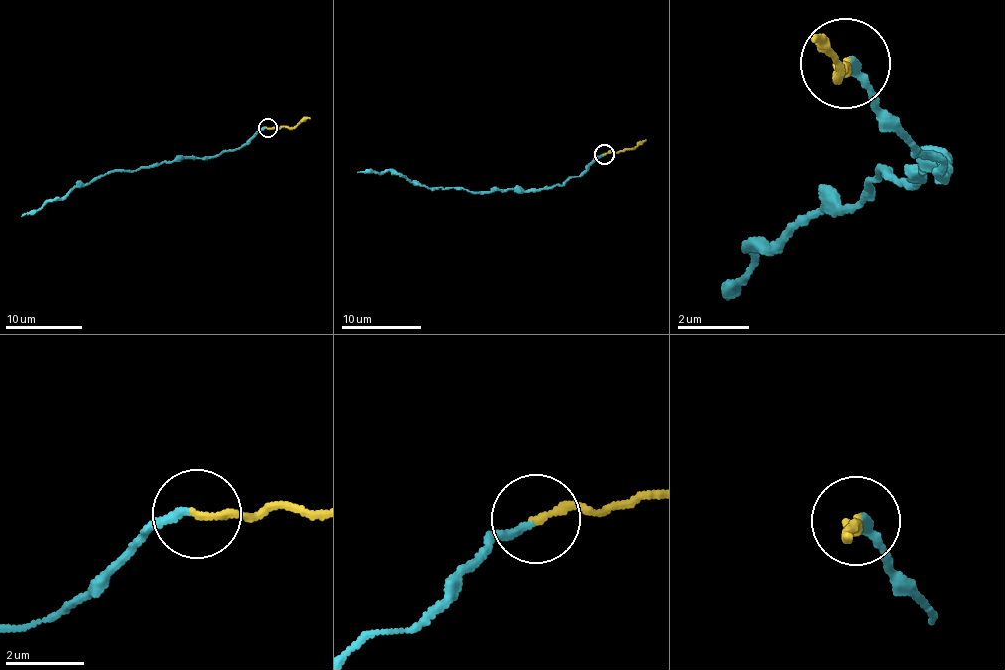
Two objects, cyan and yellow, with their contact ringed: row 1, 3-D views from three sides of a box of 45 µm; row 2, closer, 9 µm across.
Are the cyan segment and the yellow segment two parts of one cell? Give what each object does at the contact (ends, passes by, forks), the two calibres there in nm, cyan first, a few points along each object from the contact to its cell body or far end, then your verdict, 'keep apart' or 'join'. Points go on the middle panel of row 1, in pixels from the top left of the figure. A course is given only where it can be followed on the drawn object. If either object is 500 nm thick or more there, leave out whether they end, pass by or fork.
cyan ends; yellow ends; calibres 190 and 200 nm; course cyan (604, 154), (562, 185), (536, 190), (442, 189), (415, 185), (389, 170), (357, 172); course yellow (604, 154), (634, 150), (645, 140); join

